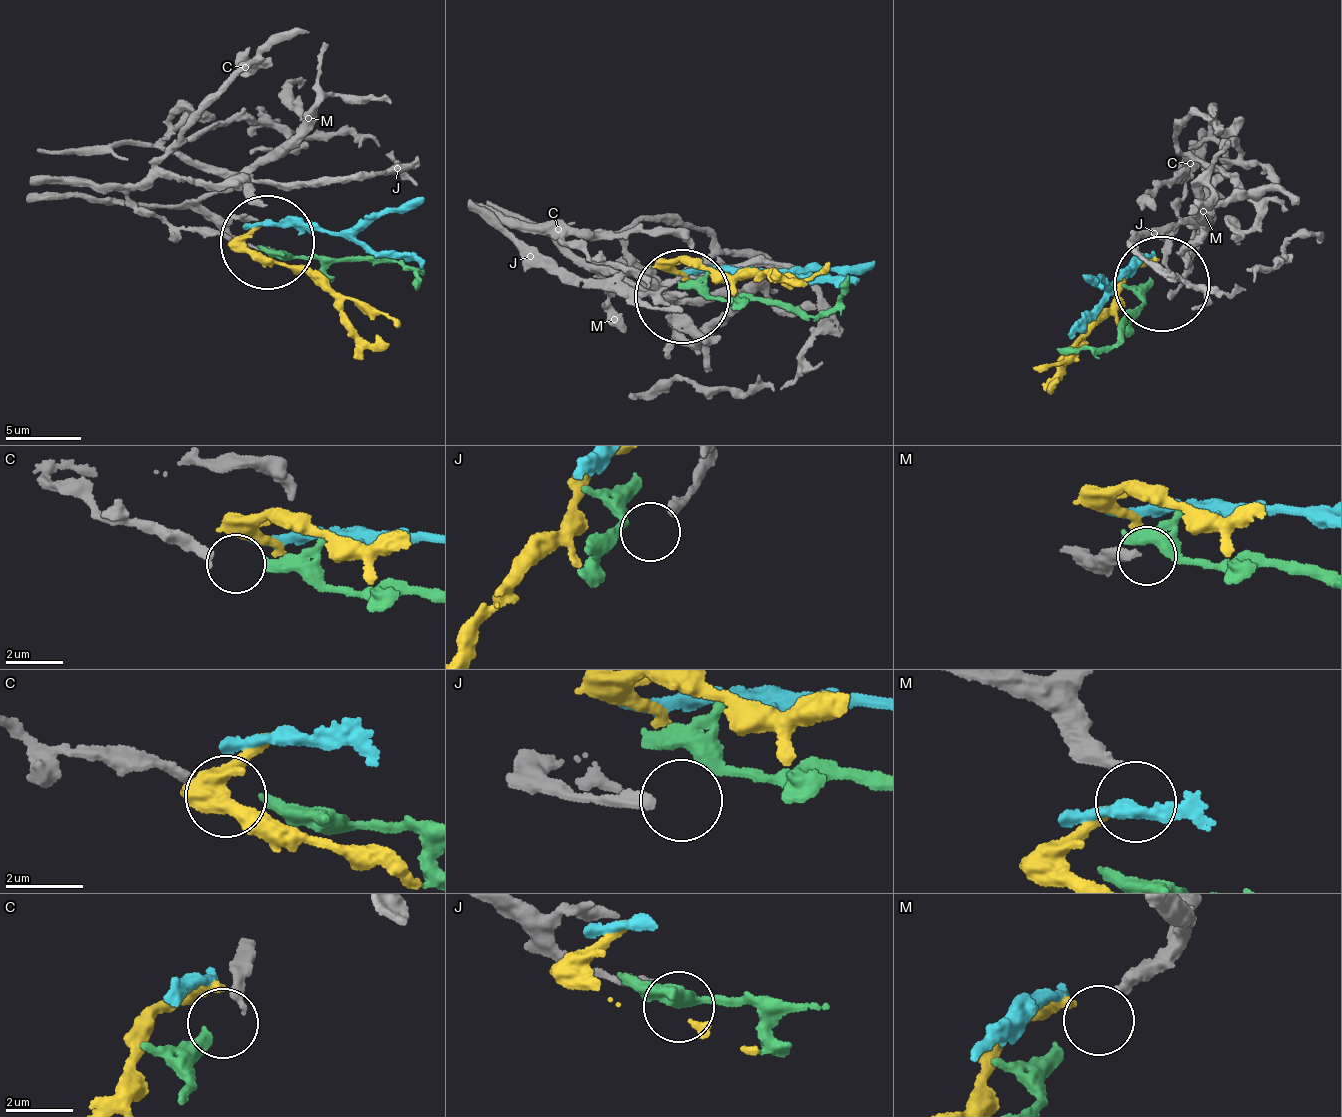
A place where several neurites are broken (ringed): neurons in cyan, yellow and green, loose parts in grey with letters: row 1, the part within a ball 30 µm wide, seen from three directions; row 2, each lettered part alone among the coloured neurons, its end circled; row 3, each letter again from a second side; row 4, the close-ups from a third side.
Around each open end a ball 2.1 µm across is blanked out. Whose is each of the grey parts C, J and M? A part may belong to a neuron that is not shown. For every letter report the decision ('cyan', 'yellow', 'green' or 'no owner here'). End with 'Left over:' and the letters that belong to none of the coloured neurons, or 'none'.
C: green
J: no owner here
M: yellow
Left over: J

